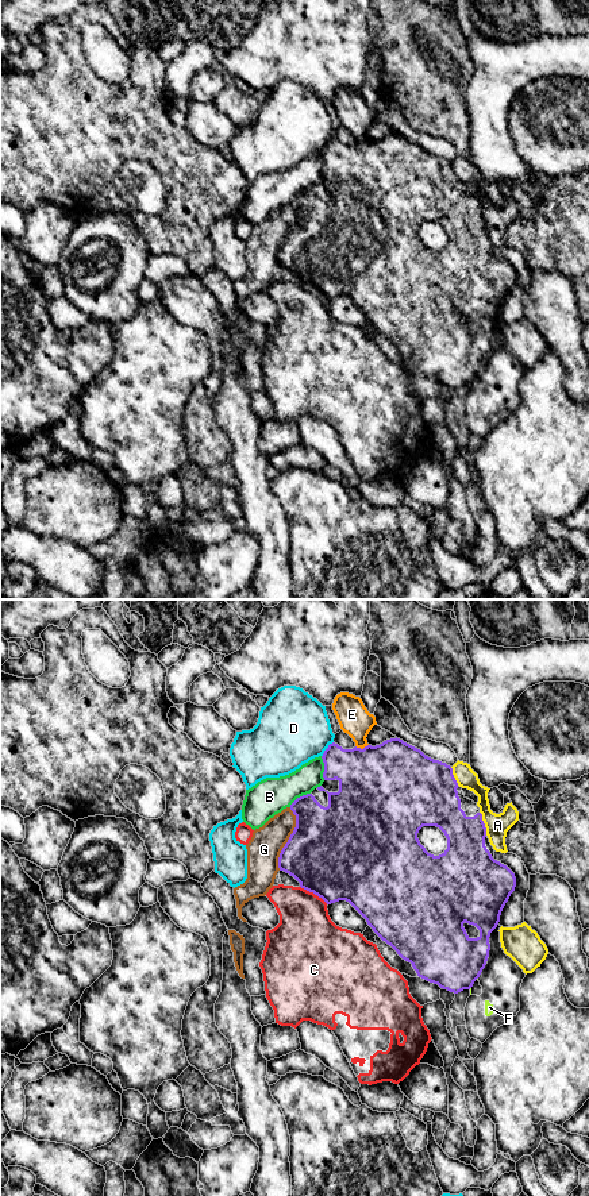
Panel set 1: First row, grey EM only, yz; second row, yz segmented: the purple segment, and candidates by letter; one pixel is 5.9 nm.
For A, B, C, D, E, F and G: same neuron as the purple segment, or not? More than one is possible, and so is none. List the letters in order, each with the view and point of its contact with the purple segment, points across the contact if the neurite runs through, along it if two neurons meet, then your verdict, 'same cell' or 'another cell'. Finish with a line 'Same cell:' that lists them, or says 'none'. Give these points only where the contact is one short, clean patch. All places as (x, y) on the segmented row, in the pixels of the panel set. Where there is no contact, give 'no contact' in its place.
A: meets purple in yz at (484, 824); another cell
B: meets purple in yz at (324, 768); another cell
C: meets purple in yz at (314, 892); border along yz (300, 886), (312, 891), (327, 903); another cell
D: meets purple in yz at (326, 749); another cell
E: meets purple in yz at (360, 748); another cell
F: no contact; another cell
G: meets purple in yz at (289, 838); another cell
Same cell: none

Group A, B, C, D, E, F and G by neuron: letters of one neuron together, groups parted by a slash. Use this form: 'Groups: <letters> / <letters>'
Groups: A / B / C / D / E / F / G

